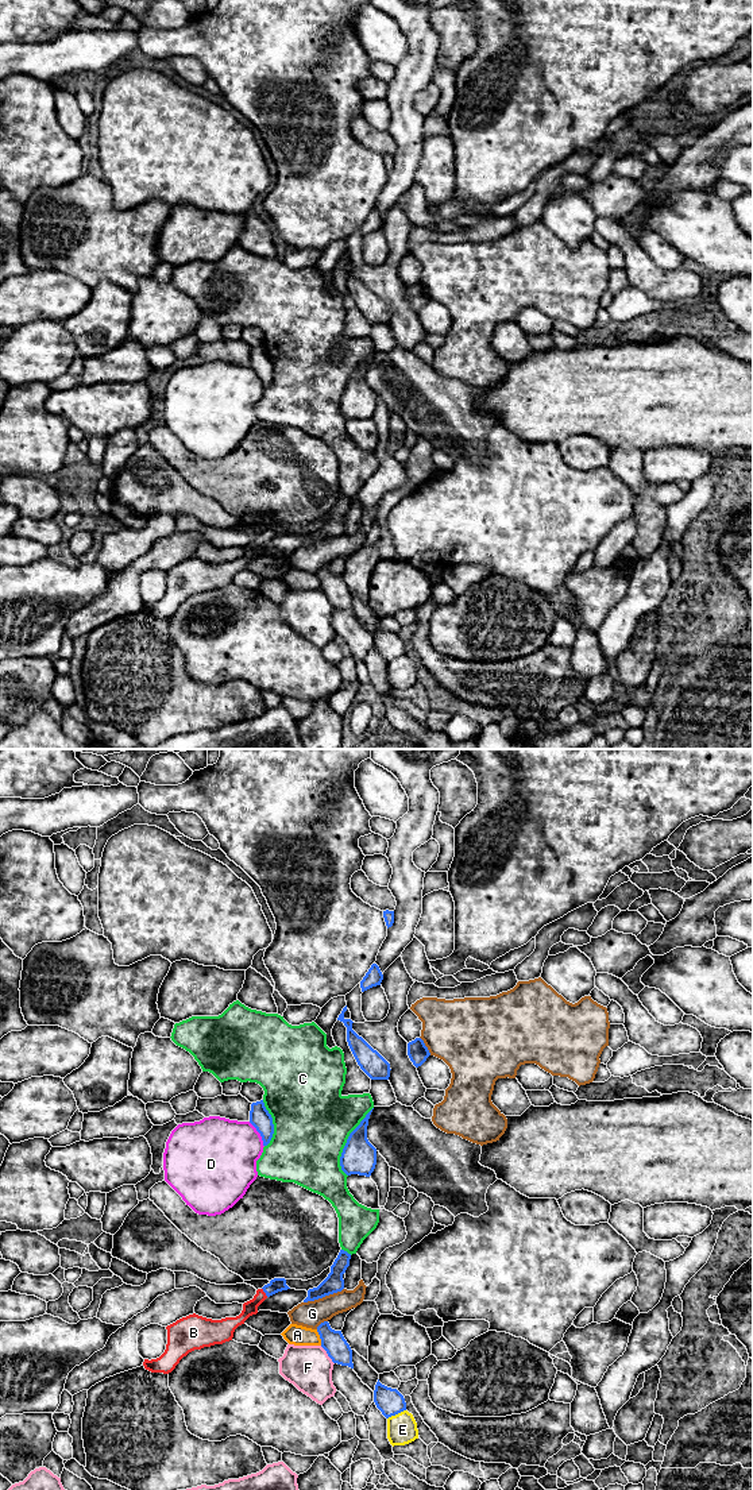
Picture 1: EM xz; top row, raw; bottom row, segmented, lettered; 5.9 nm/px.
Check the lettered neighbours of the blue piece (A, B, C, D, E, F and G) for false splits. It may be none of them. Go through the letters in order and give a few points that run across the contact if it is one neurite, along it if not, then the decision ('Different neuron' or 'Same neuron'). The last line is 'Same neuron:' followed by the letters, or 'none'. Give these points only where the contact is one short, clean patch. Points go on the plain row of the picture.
A: Different neuron
B: Line: xz (275, 529), (263, 535), (250, 552). Same neuron
C: Different neuron
D: Different neuron
E: Different neuron
F: Different neuron
G: Different neuron
Same neuron: B

